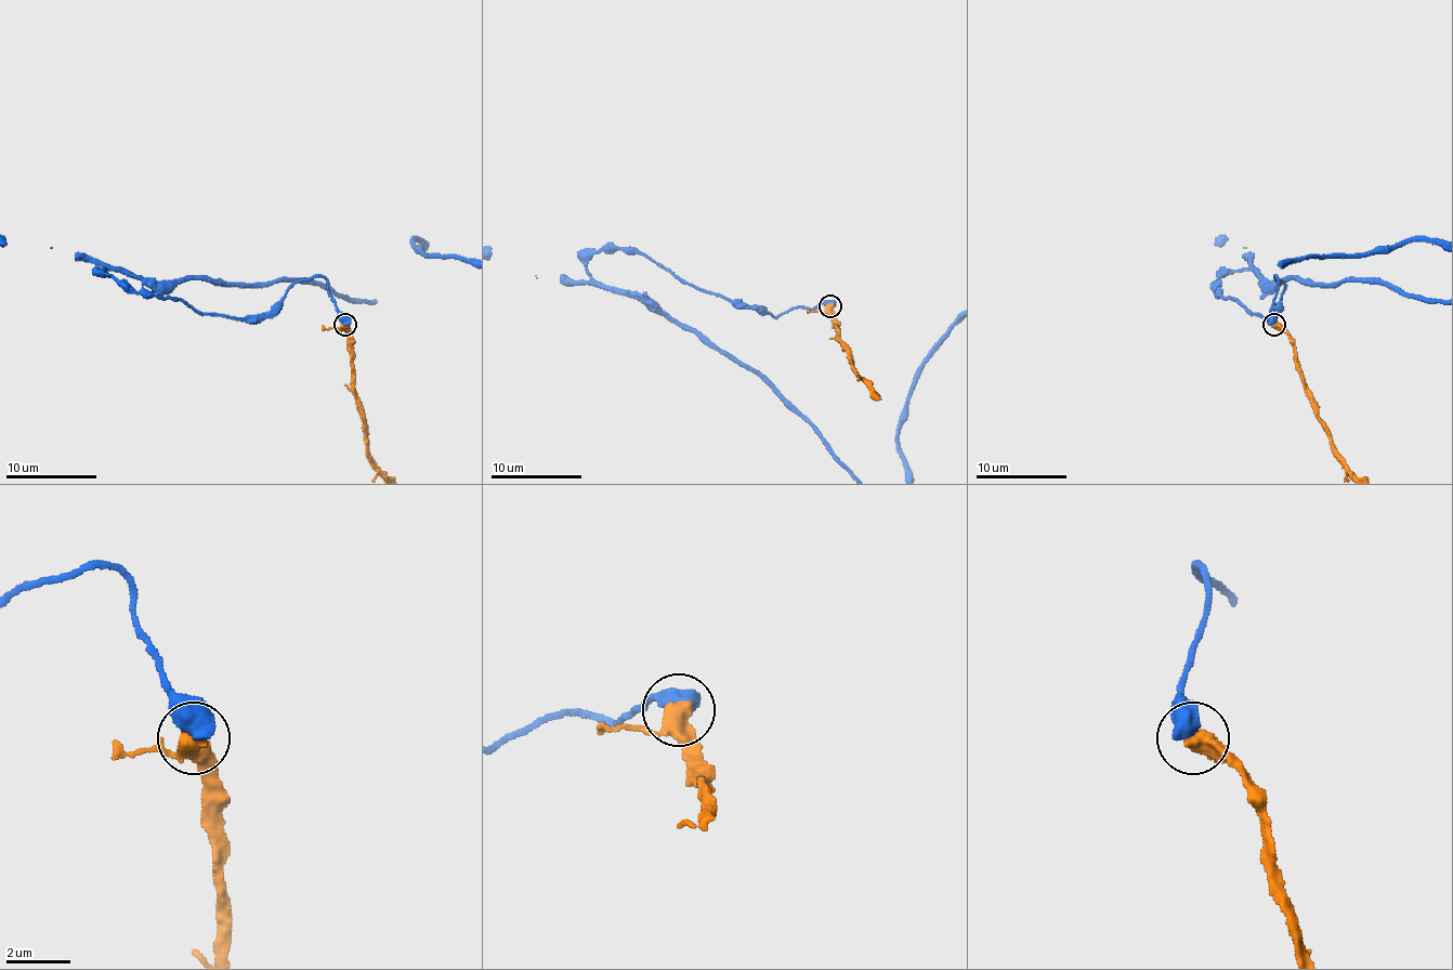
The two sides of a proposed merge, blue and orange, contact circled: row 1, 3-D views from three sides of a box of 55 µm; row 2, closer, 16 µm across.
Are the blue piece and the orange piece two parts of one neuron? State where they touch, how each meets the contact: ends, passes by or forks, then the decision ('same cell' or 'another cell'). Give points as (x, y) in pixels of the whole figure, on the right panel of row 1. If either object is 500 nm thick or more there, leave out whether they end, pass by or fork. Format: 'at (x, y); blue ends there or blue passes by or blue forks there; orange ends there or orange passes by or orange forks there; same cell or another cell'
at (1274, 324); another cell

